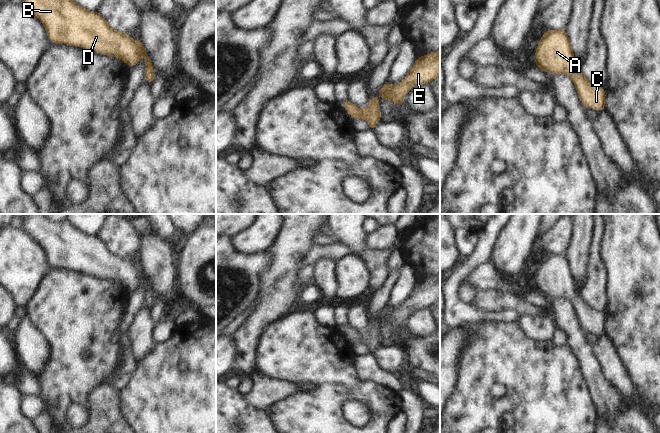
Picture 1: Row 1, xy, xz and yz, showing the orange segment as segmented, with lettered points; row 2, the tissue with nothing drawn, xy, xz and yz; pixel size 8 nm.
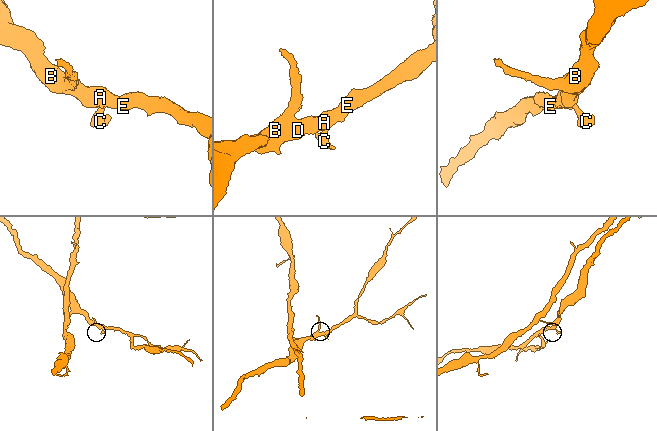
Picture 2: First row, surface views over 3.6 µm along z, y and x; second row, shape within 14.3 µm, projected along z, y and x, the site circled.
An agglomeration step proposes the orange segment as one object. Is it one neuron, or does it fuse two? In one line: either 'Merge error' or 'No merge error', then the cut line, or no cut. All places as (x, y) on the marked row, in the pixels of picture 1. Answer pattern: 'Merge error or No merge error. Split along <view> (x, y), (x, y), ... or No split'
No merge error. No split

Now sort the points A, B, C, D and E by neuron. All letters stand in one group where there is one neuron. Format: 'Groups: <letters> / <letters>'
Groups: A B C D E

